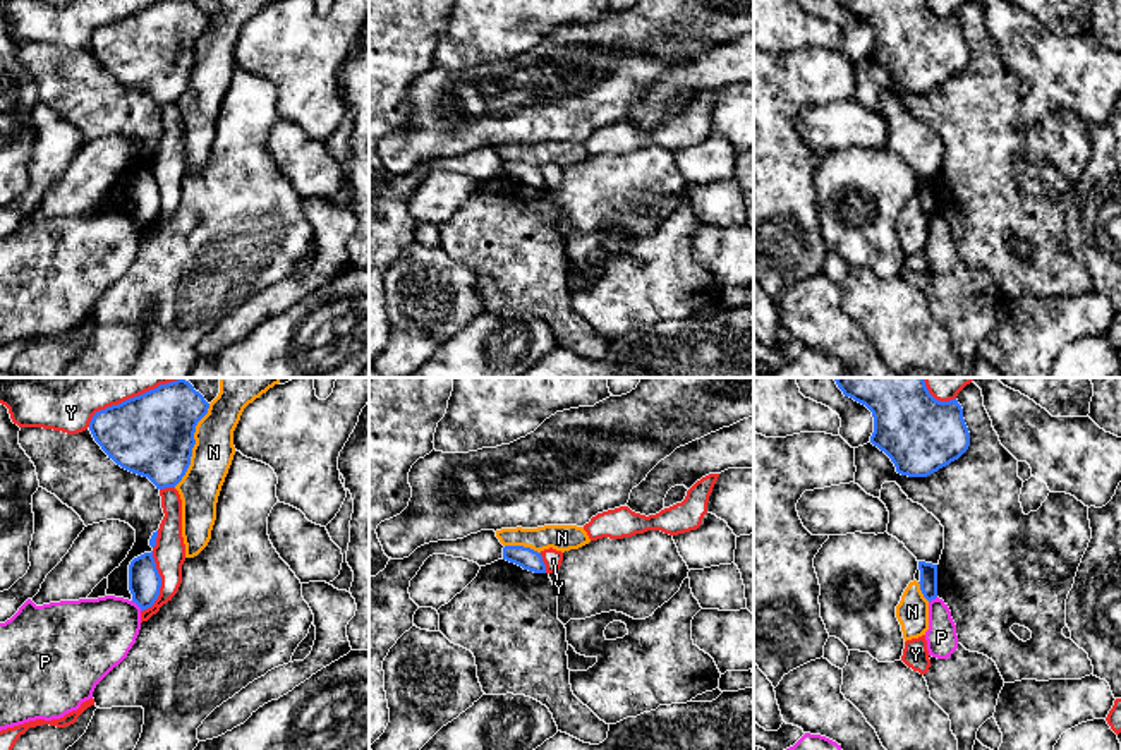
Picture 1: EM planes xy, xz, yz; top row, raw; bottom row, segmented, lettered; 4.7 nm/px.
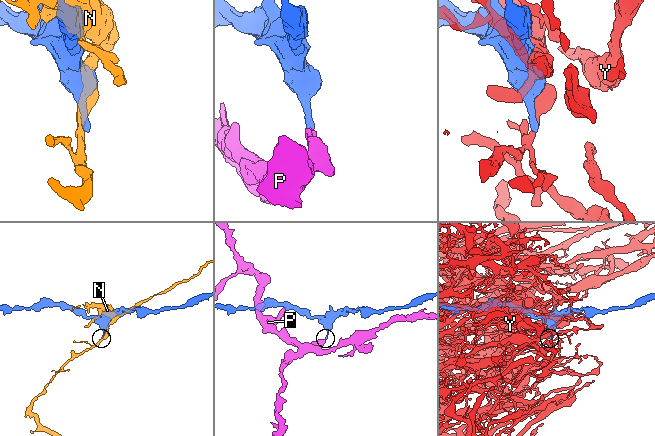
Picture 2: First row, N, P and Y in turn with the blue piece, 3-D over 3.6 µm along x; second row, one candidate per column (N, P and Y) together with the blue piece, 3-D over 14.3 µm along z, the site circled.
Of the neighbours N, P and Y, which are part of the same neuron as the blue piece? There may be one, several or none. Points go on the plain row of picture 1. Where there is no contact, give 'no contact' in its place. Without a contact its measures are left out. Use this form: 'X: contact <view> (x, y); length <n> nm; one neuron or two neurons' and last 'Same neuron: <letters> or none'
N: contact xy (194, 59); length 420 nm; two neurons
P: contact xy (136, 218); length 70 nm; two neurons
Y: contact xy (160, 199); length 300 nm; two neurons
Same neuron: none

